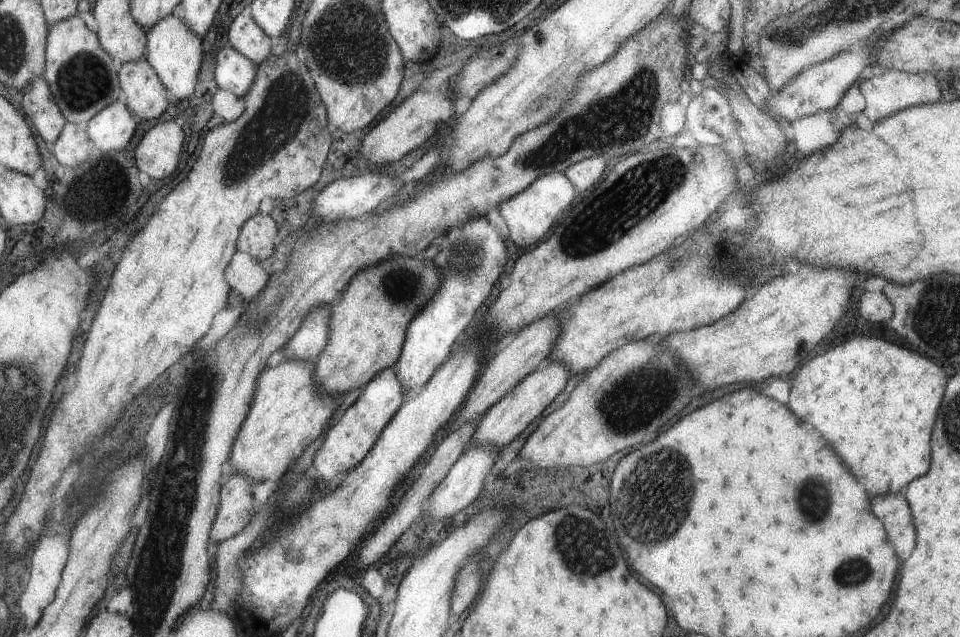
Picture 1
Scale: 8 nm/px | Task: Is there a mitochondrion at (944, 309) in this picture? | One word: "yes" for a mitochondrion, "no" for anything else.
yes

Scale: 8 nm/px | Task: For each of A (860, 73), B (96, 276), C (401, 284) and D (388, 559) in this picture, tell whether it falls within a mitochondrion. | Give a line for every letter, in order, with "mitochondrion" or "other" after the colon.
A: other
B: other
C: mitochondrion
D: other

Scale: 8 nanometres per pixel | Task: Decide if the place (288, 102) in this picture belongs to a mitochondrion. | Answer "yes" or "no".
yes

